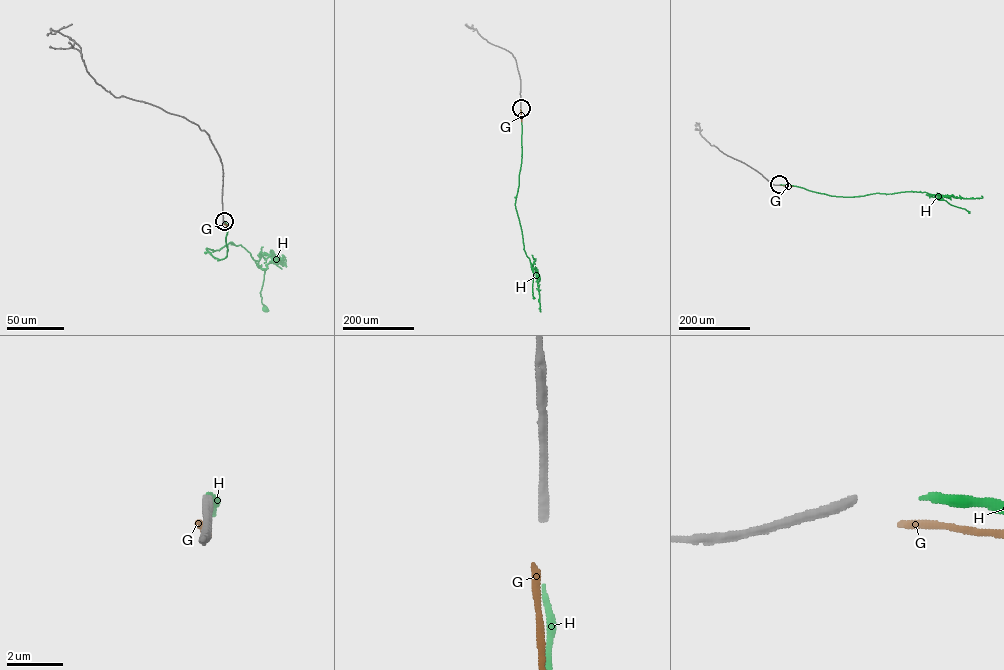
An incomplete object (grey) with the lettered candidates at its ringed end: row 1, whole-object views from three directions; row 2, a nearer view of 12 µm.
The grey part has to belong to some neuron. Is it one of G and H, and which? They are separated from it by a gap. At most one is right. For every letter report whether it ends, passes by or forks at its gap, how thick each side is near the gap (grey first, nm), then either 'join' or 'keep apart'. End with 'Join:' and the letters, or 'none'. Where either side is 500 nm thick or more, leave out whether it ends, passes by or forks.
G: it ends; calibres 360 and 260 nm; keep apart
H: it ends; calibres 360 and 220 nm; join
Join: H

